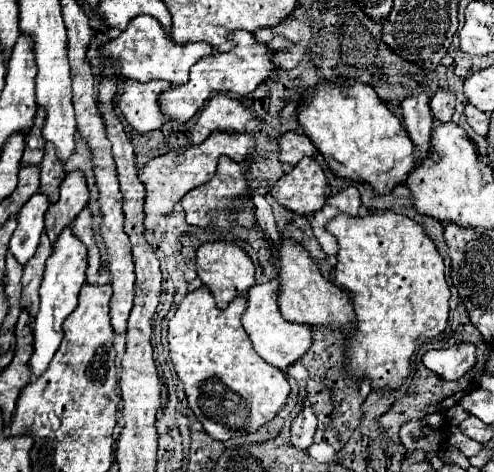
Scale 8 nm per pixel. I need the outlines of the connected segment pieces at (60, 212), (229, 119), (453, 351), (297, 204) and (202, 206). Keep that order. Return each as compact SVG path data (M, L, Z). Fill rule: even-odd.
M82 170L70 172L60 186L60 200L46 210L46 234L56 242L62 228L68 226L88 204L88 186Z
M226 94L214 96L208 106L202 110L200 118L196 120L194 128L190 130L190 144L204 142L214 130L228 130L228 132L244 132L246 122L254 118L254 114L242 106L242 102L228 98Z
M461 343L449 349L428 350L422 362L442 380L458 380L475 365L476 348Z
M304 158L272 188L272 196L288 210L308 216L324 206L328 184L322 166L314 158Z
M222 156L218 162L216 176L208 182L202 184L194 190L190 190L180 202L186 212L186 222L192 226L198 226L202 230L216 230L216 228L248 228L248 230L258 230L258 224L254 220L254 202L252 202L252 188L248 186L246 172L240 164L230 160L228 156Z

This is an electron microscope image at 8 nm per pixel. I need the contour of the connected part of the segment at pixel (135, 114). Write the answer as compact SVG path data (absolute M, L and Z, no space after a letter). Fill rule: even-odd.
M126 82L120 96L118 108L122 110L128 124L138 132L152 132L164 124L164 114L160 110L160 94L170 90L168 82Z

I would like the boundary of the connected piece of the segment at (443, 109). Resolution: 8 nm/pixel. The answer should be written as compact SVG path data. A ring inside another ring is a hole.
M440 90L430 100L430 108L432 108L432 114L434 114L436 122L440 122L440 124L450 122L452 116L454 116L454 110L456 110L456 96L452 92Z

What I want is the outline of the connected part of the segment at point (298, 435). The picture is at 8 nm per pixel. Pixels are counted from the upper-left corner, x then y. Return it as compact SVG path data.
M306 402L302 412L292 422L292 444L298 450L306 452L314 444L314 432L316 432L316 416Z

